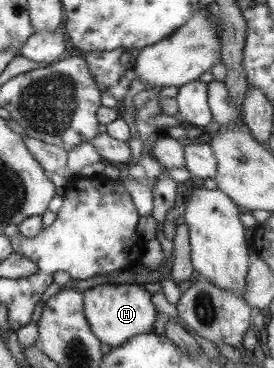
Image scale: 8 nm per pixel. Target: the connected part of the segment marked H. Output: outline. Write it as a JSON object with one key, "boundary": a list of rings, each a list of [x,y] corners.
{"boundary":[[[136,283],[96,285],[83,291],[83,313],[92,334],[100,343],[107,344],[113,349],[134,335],[153,331],[152,324],[157,312],[150,301],[150,295]]]}

